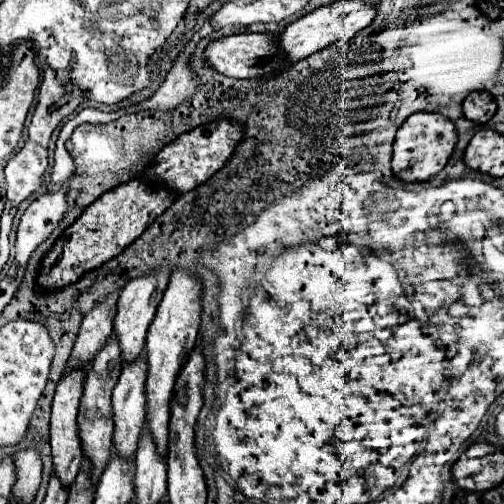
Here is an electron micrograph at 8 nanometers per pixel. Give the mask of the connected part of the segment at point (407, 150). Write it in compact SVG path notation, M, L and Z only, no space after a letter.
M413 113L407 117L407 121L399 127L395 141L393 141L393 159L391 169L395 177L403 183L423 183L435 177L449 161L453 147L457 143L455 125L437 113Z

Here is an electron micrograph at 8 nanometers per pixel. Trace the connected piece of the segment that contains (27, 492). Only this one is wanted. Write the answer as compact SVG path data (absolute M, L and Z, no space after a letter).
M31 447L17 451L15 467L17 467L17 483L13 487L13 497L25 503L33 503L35 493L41 483L41 471L43 471L41 453Z

